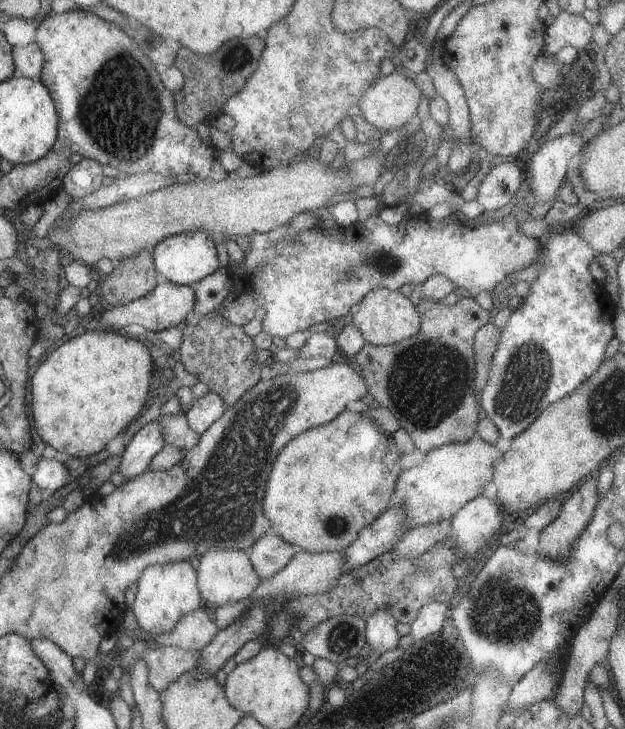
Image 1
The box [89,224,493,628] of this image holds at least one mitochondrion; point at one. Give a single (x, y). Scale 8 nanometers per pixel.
(221, 503)

